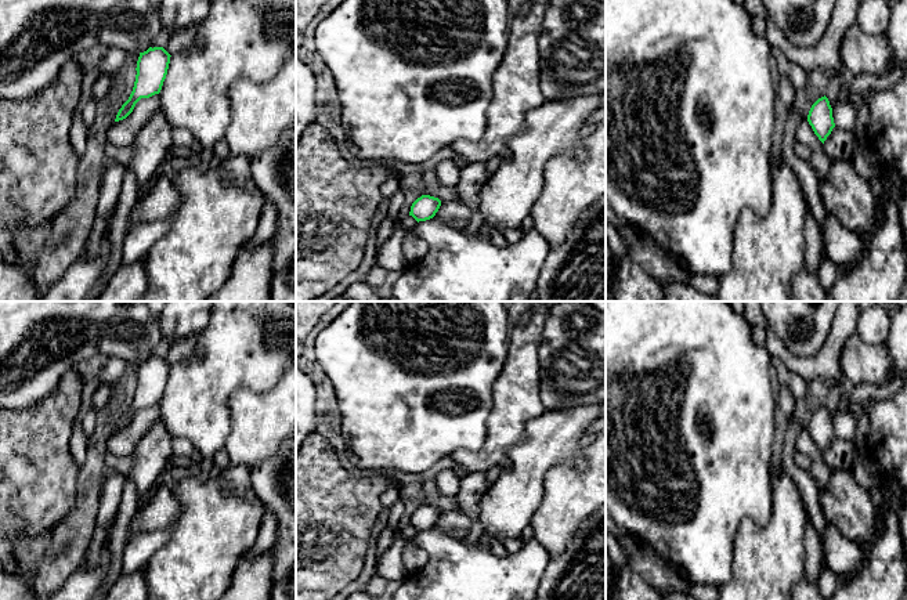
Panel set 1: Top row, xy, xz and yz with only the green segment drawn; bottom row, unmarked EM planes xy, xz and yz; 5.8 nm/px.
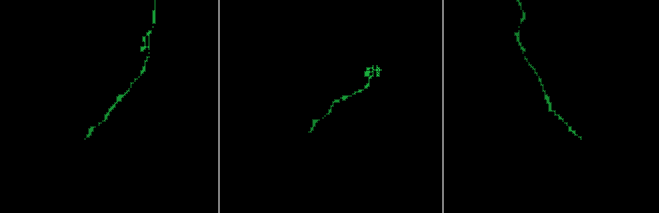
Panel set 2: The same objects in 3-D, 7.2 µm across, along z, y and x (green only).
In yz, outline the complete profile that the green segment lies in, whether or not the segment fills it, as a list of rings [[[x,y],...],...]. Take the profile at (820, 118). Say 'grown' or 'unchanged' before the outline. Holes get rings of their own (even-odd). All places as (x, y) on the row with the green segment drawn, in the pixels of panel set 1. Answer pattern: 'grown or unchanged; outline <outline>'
unchanged; outline [[[825,95],[819,98],[812,105],[807,115],[807,122],[812,126],[814,134],[819,137],[819,140],[824,144],[824,141],[835,127],[834,118],[832,118],[832,108]]]

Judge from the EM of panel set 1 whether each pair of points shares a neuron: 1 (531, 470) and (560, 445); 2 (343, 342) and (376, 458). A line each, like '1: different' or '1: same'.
1: same
2: same

